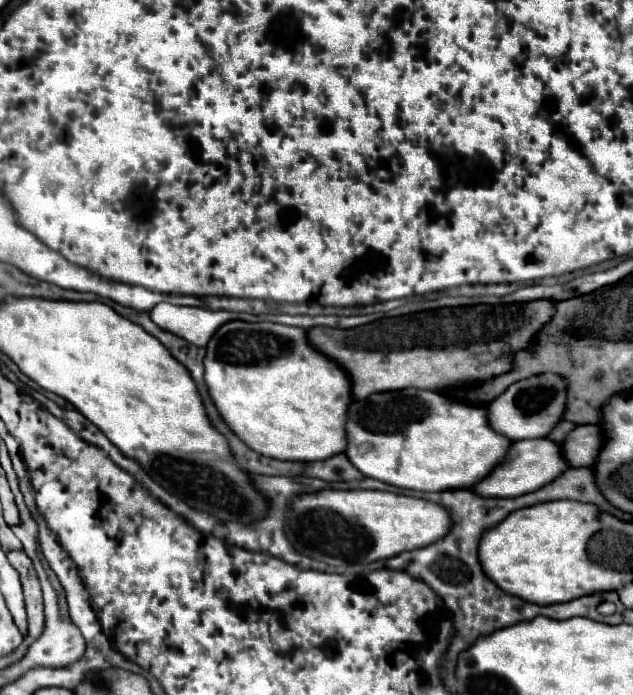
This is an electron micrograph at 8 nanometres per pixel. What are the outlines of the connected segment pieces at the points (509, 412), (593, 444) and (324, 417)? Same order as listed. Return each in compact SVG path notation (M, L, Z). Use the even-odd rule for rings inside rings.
M538 375L530 379L522 379L510 385L498 399L488 405L488 423L490 427L504 435L510 441L524 441L546 437L548 431L560 421L566 403L566 383L558 375Z
M596 425L576 427L566 435L560 449L570 467L588 467L600 449L600 429Z
M230 321L214 333L204 357L204 383L222 421L252 451L280 461L322 461L346 447L344 419L350 403L350 381L340 365L306 343L306 331L278 323Z

